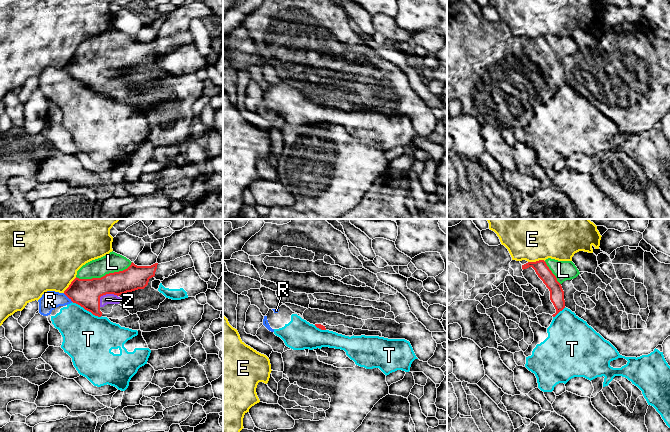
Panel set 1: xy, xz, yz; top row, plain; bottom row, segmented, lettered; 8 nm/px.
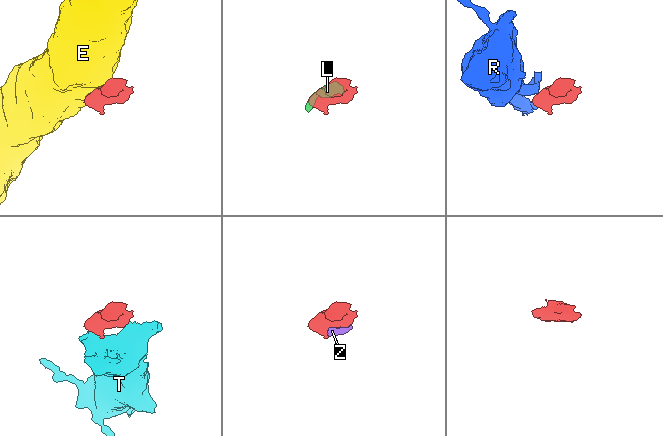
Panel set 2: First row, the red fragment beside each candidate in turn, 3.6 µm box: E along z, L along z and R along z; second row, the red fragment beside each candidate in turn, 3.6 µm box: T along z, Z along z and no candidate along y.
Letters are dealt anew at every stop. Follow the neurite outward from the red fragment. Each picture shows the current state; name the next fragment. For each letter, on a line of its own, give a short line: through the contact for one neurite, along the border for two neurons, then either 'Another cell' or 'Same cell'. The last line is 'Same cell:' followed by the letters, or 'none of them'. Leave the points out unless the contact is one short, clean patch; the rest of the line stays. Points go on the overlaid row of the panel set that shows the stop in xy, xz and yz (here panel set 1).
E: Another cell
L: Line: xy (85, 292), (105, 275), (112, 268), (112, 262). Same cell
R: Line: xy (63, 293), (72, 301). Another cell
T: Another cell
Z: Line: xy (85, 292), (104, 294), (106, 299). Same cell
Same cell: L, Z

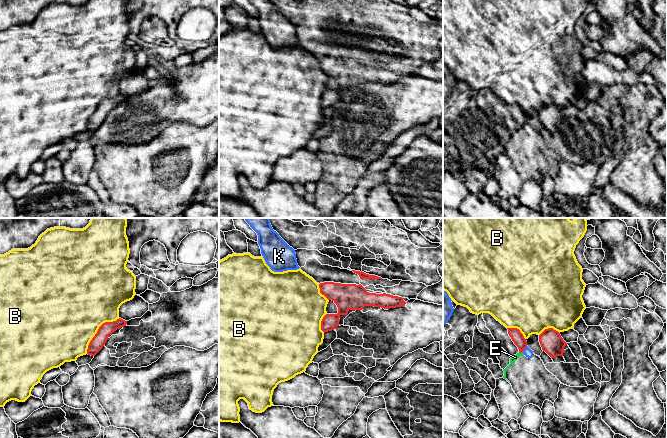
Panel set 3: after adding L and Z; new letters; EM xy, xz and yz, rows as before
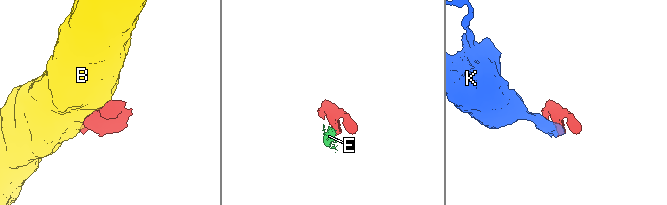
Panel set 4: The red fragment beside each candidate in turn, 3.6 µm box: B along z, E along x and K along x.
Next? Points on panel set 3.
B: Another cell
E: Line: yz (522, 351), (519, 353). Another cell
K: Line: yz (527, 346), (522, 351). Another cell
Same cell: none of them

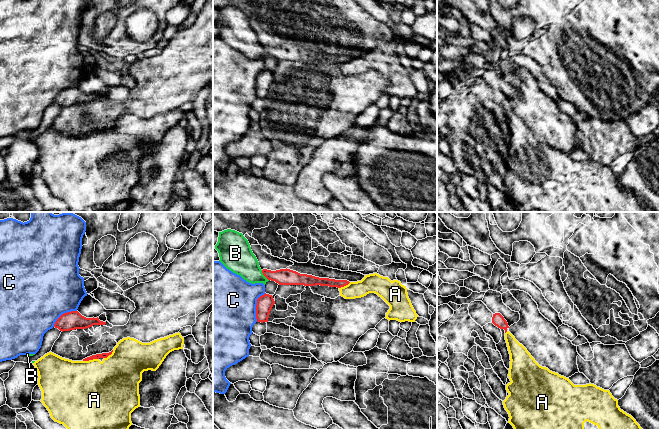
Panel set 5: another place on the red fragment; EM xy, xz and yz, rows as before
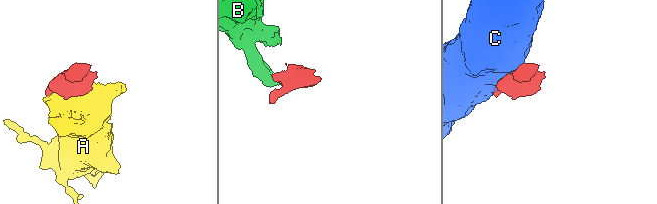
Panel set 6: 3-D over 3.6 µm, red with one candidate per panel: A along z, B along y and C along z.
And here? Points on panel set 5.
A: Line: xy (98, 358), (83, 361). Another cell
B: Line: xz (261, 270), (268, 280). Another cell
C: Another cell
Same cell: none of them

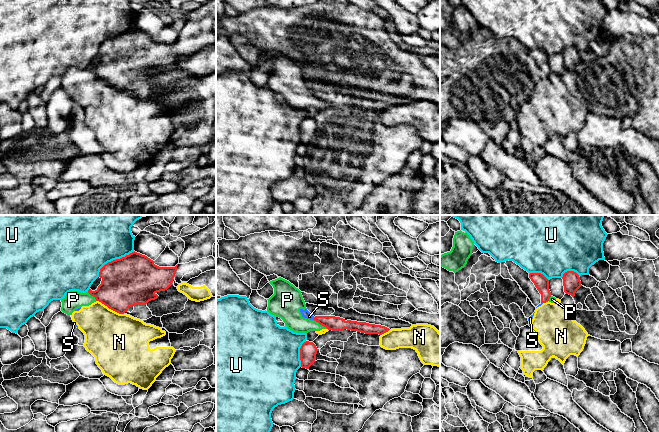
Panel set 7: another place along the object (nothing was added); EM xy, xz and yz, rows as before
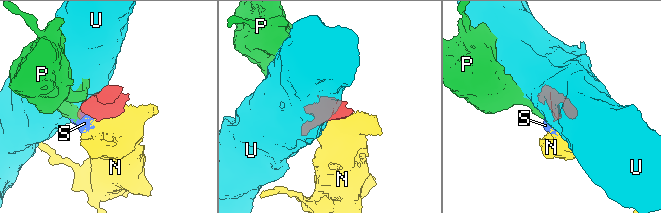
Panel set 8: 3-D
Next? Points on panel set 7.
N: Line: xy (96, 300), (123, 314). Another cell
P: Line: xz (315, 320), (327, 328). Another cell
S: Line: xz (313, 317), (315, 320). Another cell
U: Another cell
Same cell: none of them

